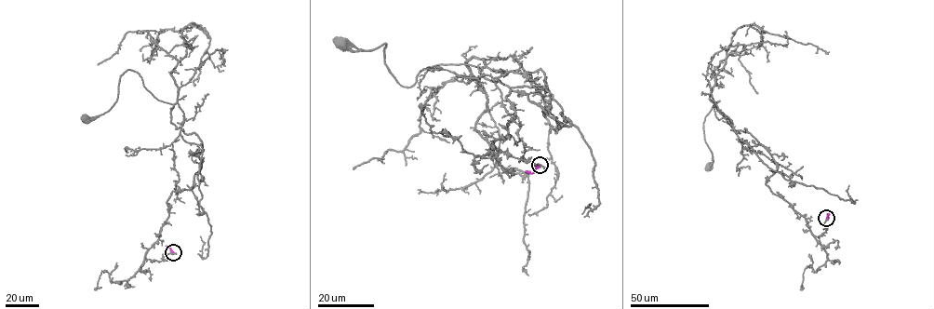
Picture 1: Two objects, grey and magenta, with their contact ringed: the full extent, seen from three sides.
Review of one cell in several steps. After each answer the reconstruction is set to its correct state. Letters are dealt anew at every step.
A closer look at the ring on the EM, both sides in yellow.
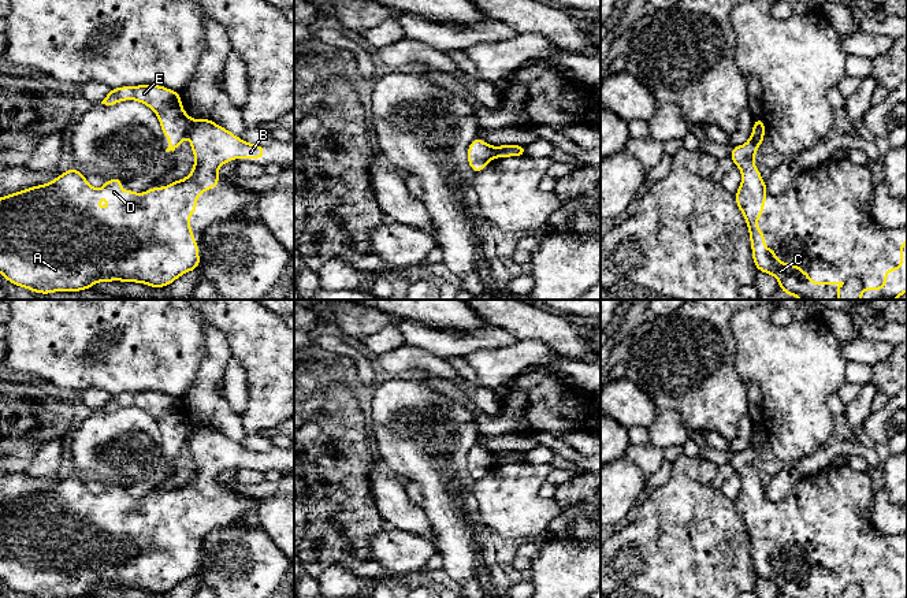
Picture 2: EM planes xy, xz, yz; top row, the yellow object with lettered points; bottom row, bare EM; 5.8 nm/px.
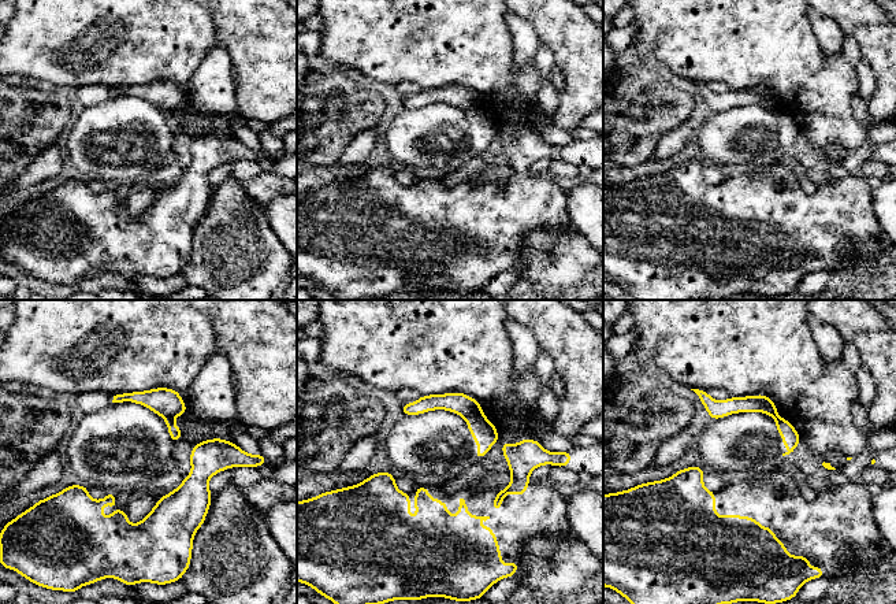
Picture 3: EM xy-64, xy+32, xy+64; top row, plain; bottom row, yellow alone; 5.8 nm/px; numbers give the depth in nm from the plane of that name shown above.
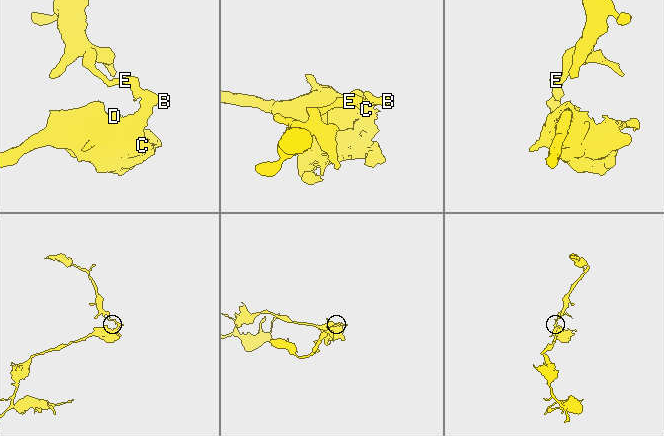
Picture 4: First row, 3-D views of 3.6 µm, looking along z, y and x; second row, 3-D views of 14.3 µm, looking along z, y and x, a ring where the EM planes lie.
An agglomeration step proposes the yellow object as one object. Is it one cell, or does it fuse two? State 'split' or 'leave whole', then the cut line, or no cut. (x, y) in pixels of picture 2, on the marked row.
split; cut in xy along (192, 119), (186, 136)

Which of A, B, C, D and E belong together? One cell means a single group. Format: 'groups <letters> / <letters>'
groups A B C D / E

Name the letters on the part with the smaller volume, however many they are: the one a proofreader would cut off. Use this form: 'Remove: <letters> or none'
Remove: E

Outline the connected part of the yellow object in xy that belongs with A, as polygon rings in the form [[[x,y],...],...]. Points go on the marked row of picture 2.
[[[205,118],[192,119],[187,137],[196,157],[193,171],[167,187],[123,192],[123,179],[115,178],[96,189],[71,168],[48,183],[0,197],[0,274],[16,286],[49,294],[112,281],[164,287],[194,271],[201,259],[189,220],[198,196],[219,185],[218,170],[224,163],[263,159],[264,146],[245,142]]]

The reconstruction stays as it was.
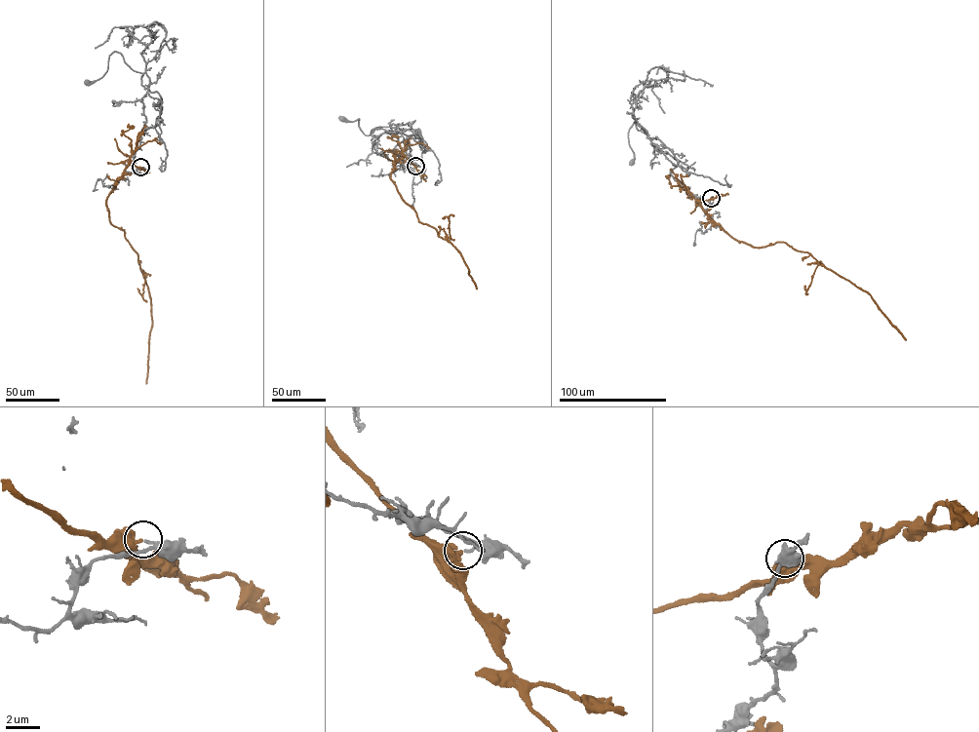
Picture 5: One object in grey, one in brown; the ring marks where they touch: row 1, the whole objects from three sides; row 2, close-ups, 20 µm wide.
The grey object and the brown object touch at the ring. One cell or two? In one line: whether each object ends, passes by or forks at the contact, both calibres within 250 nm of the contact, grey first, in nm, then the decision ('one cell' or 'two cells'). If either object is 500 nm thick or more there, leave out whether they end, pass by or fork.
grey passes by; brown ends; calibres 130 and 420 nm; two cells

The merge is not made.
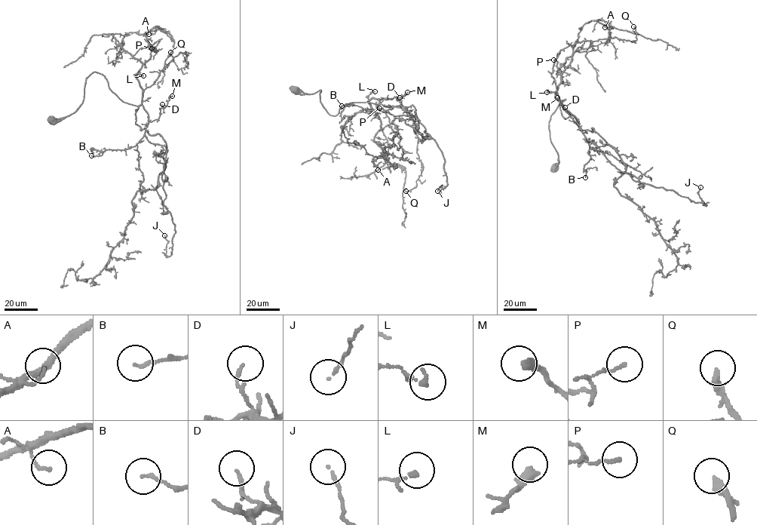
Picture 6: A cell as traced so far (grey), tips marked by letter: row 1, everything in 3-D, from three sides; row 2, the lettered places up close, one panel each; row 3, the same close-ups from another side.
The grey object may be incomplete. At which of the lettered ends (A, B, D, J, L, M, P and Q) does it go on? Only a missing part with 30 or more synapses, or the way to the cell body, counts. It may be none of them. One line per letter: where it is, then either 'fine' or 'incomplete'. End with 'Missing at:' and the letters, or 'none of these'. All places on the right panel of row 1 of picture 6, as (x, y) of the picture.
A: place (605, 27); fine
B: place (585, 177); fine
D: place (565, 107); fine
J: place (700, 187); fine
L: place (547, 92); fine
M: place (557, 97); fine
P: place (553, 59); fine
Q: place (633, 26); fine
Missing at: none of these

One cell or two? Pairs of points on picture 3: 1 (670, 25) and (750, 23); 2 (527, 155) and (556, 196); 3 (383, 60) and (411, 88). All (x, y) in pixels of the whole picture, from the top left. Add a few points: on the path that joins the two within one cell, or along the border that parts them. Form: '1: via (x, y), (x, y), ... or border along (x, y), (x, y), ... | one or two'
1: via (690, 25), (731, 23) | one
2: via (524, 167), (524, 175), (543, 195) | one
3: border along (394, 85), (415, 82), (422, 88) | two

